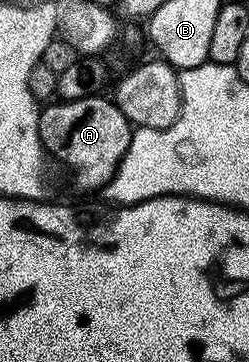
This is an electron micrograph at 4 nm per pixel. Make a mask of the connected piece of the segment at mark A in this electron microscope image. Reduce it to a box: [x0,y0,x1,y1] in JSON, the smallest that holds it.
[37,95,134,190]

